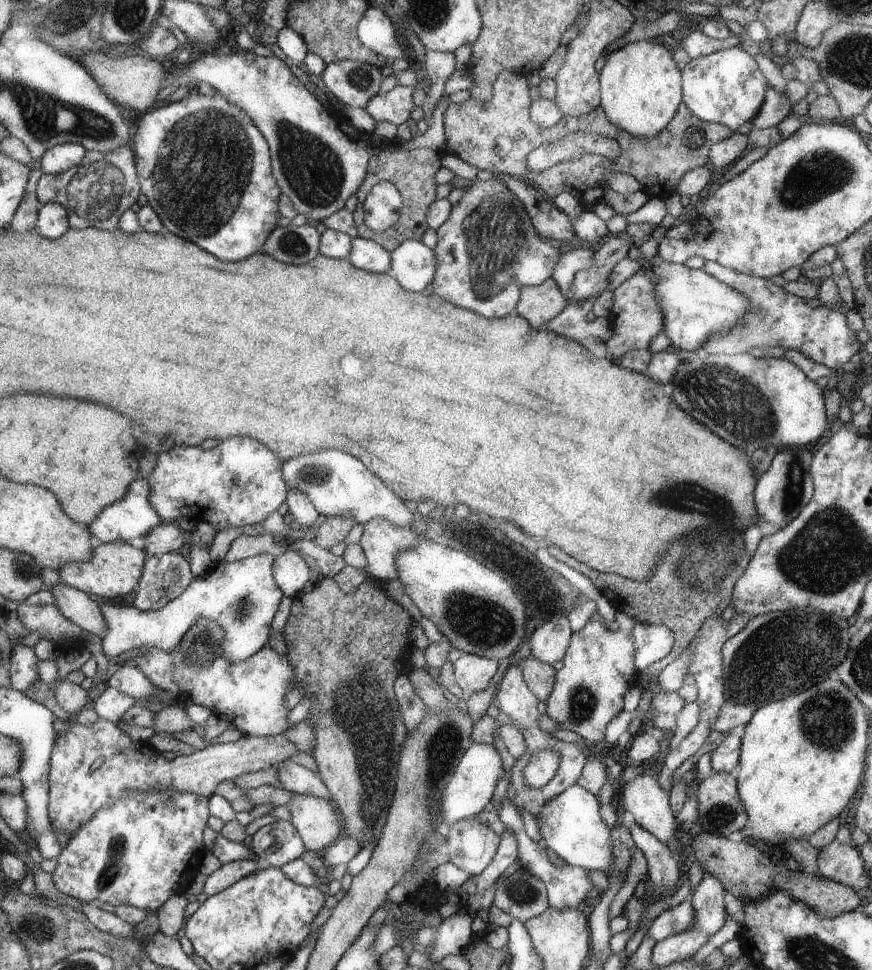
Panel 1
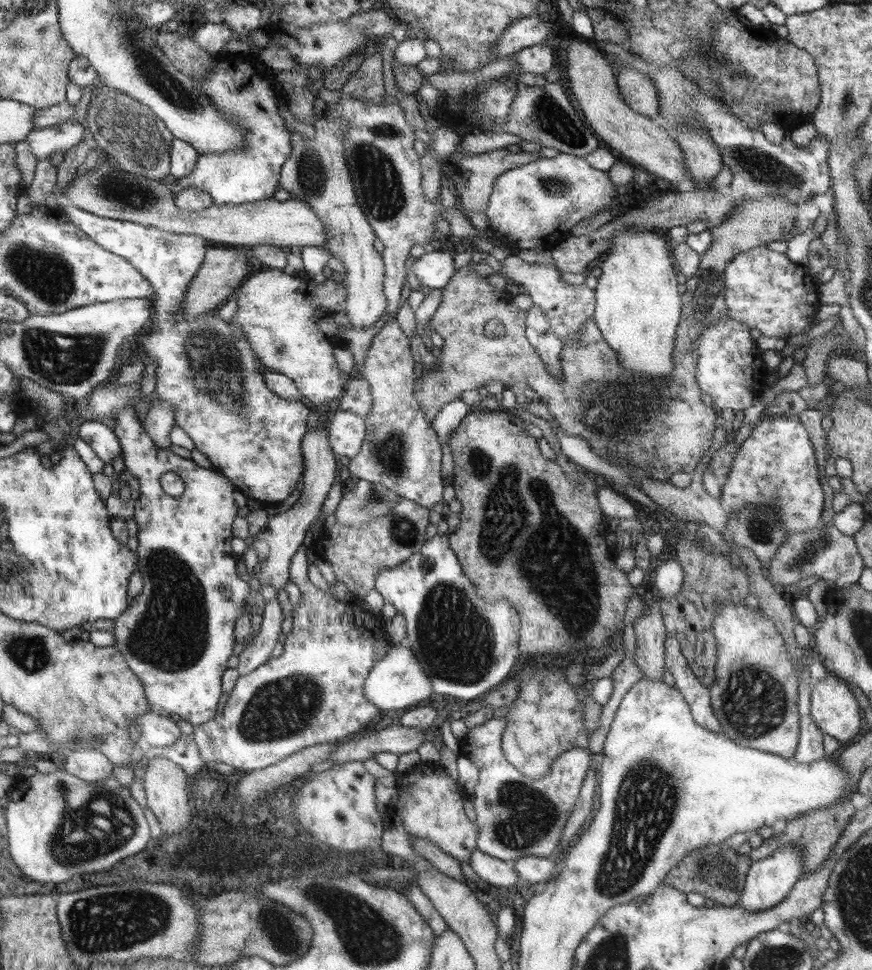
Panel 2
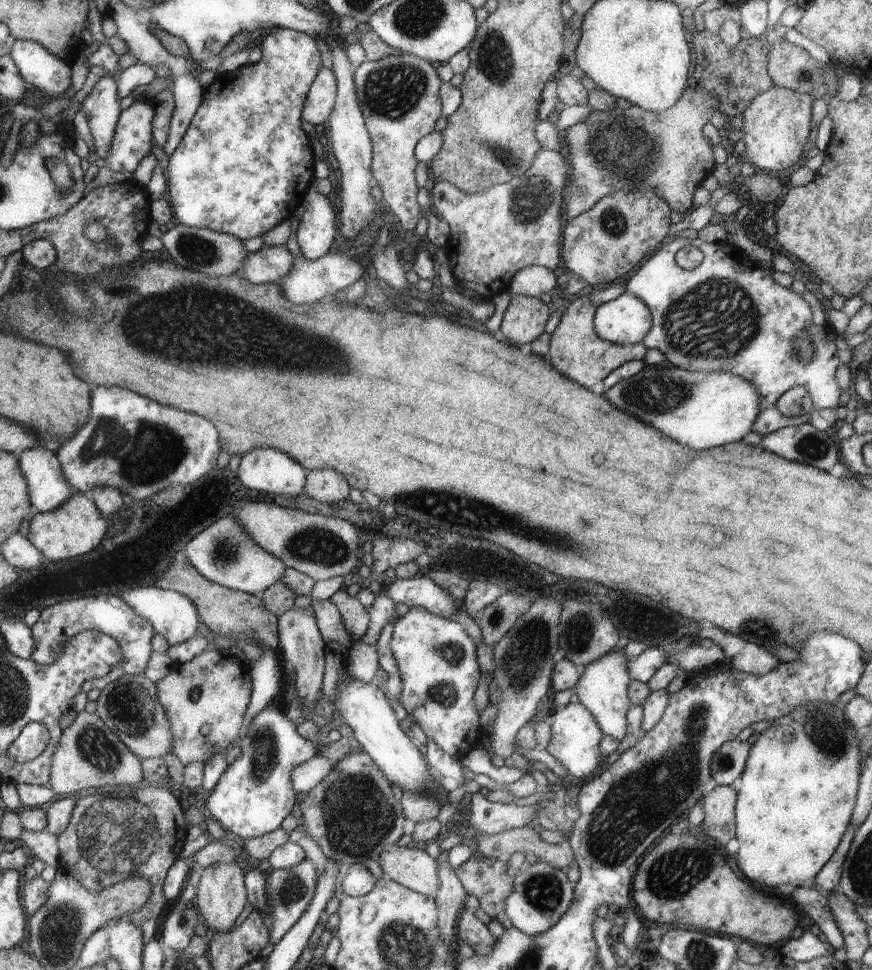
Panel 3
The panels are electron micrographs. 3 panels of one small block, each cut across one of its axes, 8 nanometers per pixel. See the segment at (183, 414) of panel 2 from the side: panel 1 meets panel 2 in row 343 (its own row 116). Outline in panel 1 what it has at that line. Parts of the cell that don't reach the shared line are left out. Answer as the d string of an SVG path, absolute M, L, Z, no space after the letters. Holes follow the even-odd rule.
M187 93L186 98L160 108L150 108L138 122L133 152L142 171L142 194L161 217L168 232L193 241L220 260L244 260L262 251L268 236L278 228L281 186L272 176L272 152L256 122L222 94Z

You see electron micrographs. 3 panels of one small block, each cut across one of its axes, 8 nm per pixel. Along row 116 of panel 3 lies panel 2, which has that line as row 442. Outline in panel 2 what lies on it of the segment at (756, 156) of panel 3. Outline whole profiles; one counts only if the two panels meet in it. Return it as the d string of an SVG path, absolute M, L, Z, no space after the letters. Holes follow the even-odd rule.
M771 415L761 419L754 425L752 434L742 443L737 452L732 468L729 470L725 482L721 484L722 495L719 500L729 515L742 513L744 509L758 507L758 505L778 505L778 517L782 521L786 538L796 533L802 533L808 529L820 526L824 512L824 493L816 474L816 456L812 448L811 438L806 434L805 423L798 420L799 415Z

